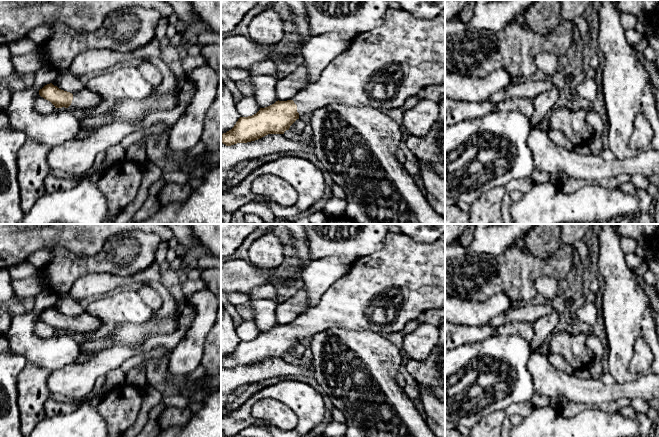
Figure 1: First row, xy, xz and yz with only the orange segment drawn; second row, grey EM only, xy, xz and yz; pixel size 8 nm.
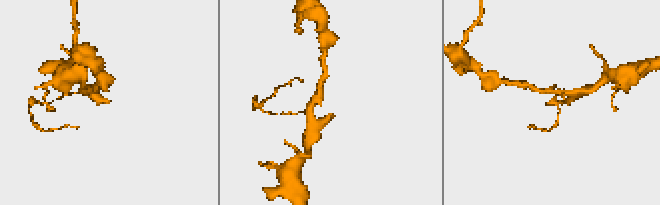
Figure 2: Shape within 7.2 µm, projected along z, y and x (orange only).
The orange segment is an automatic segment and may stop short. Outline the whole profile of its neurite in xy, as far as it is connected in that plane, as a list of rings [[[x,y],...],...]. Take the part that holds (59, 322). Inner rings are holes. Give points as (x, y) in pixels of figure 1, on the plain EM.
[[[50,307],[39,314],[39,319],[50,325],[55,332],[68,332],[71,330],[80,333],[82,336],[93,334],[101,327],[101,322],[86,311],[70,317]]]

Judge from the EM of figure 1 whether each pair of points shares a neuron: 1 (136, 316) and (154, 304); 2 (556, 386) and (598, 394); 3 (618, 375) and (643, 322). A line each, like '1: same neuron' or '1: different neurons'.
1: different neurons
2: same neuron
3: same neuron

